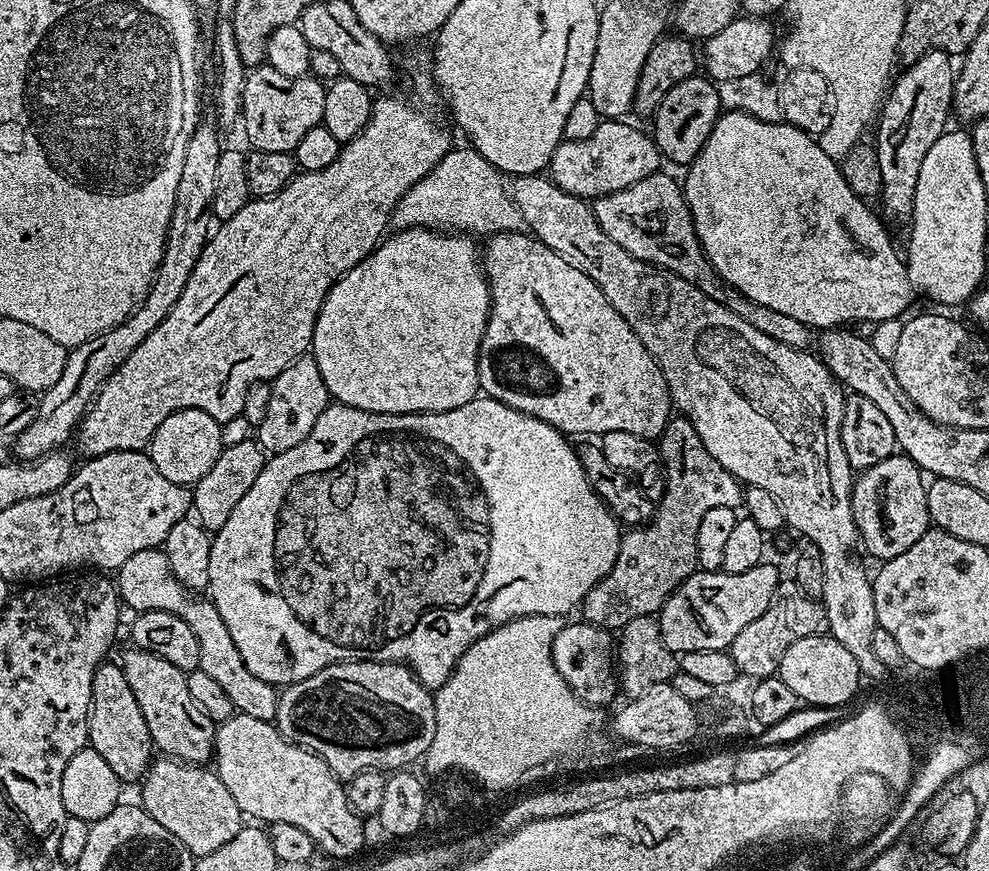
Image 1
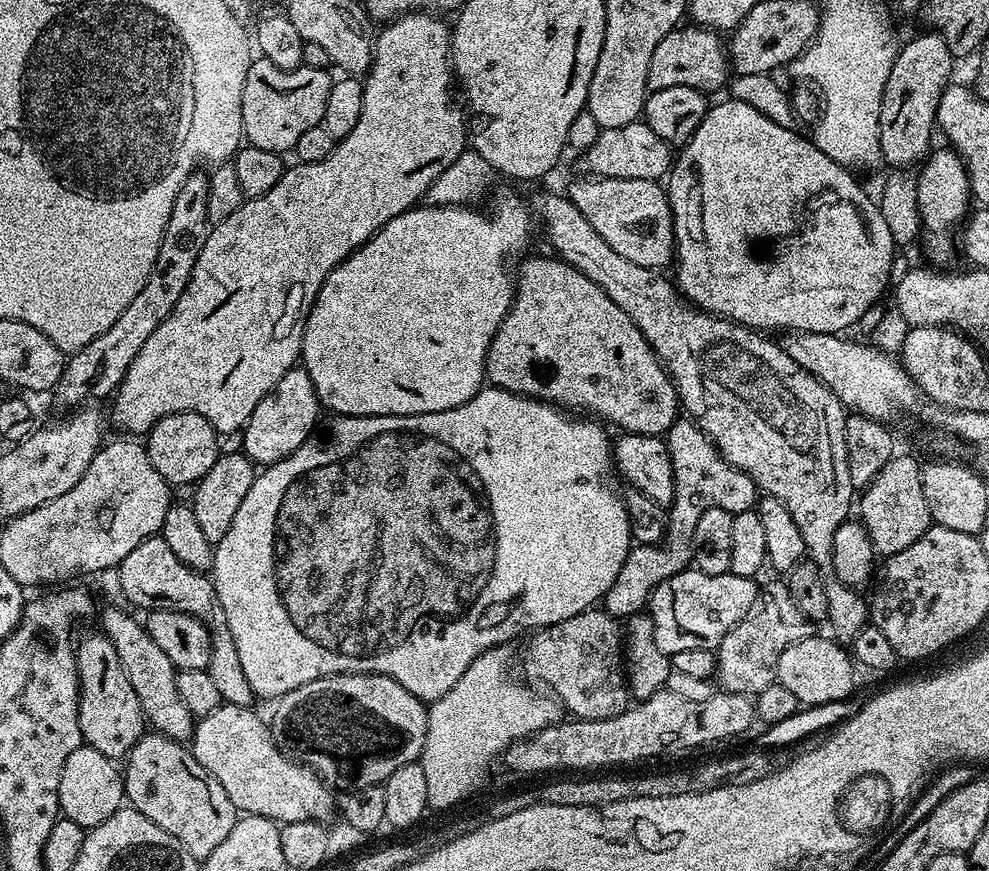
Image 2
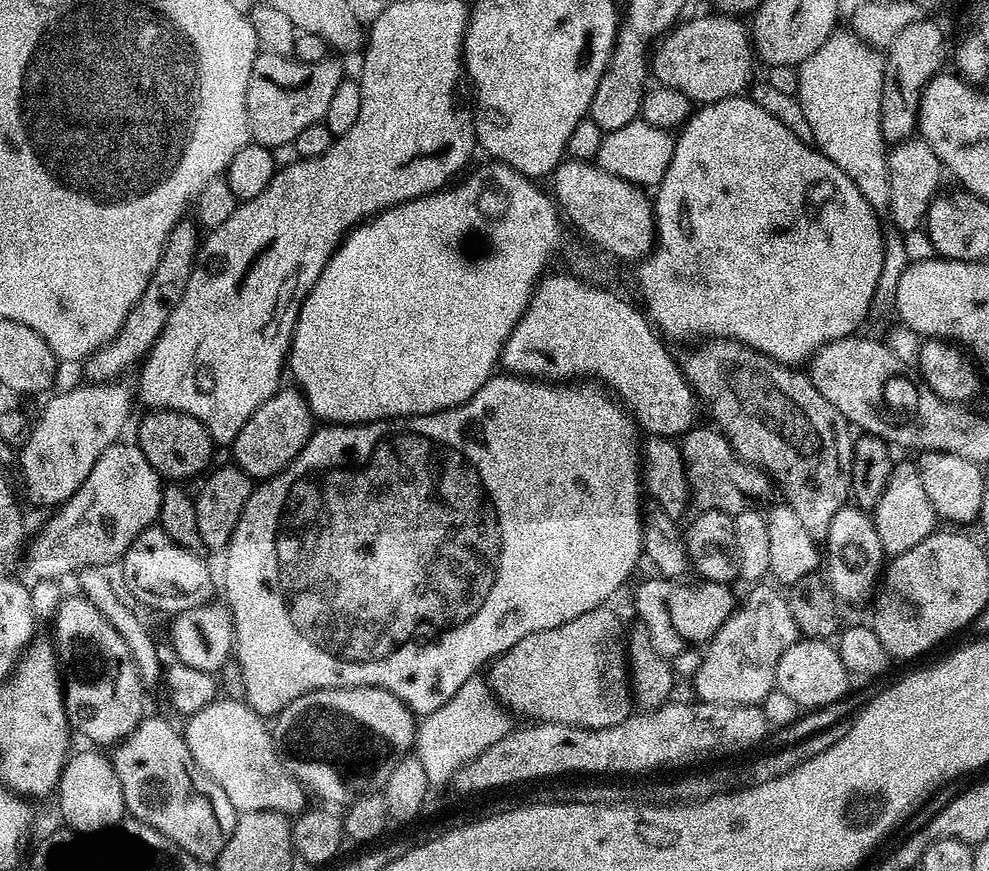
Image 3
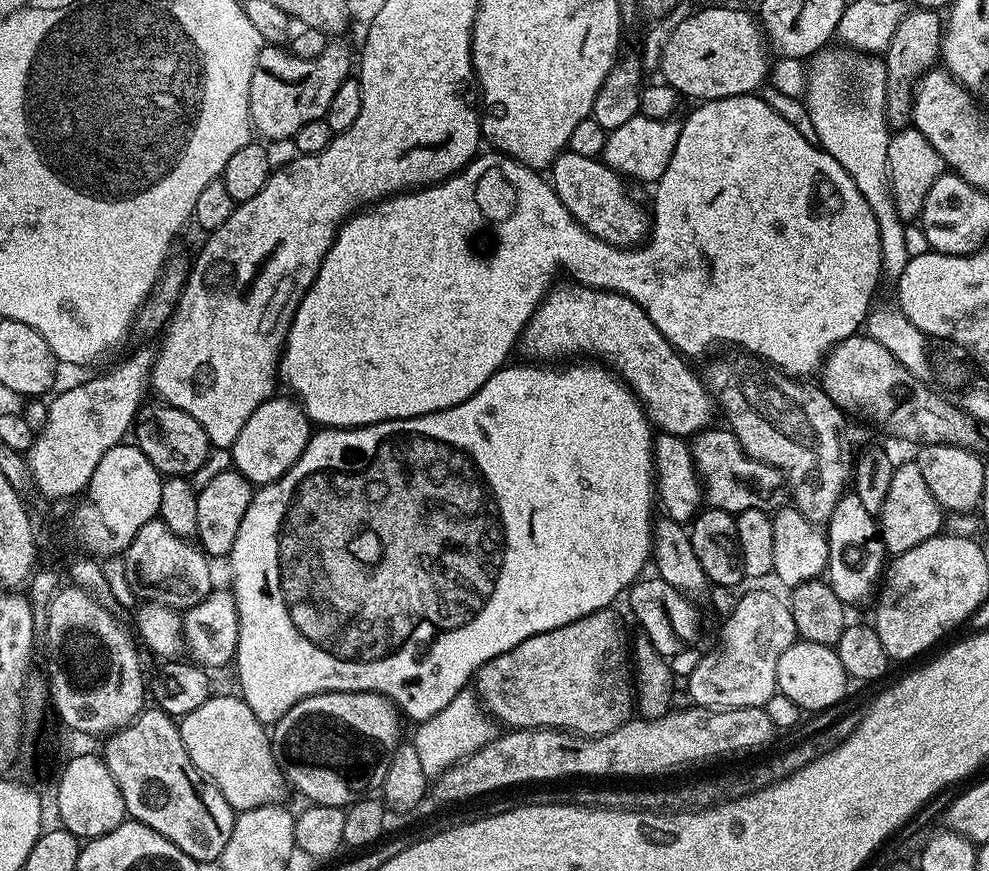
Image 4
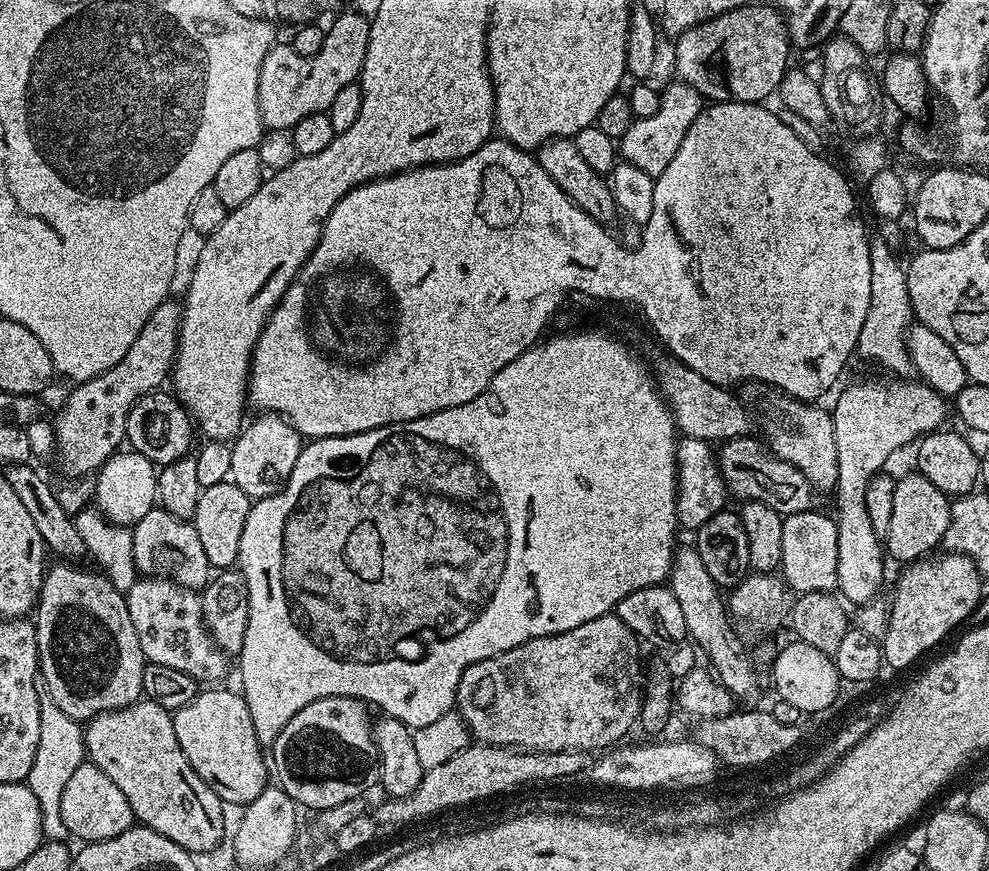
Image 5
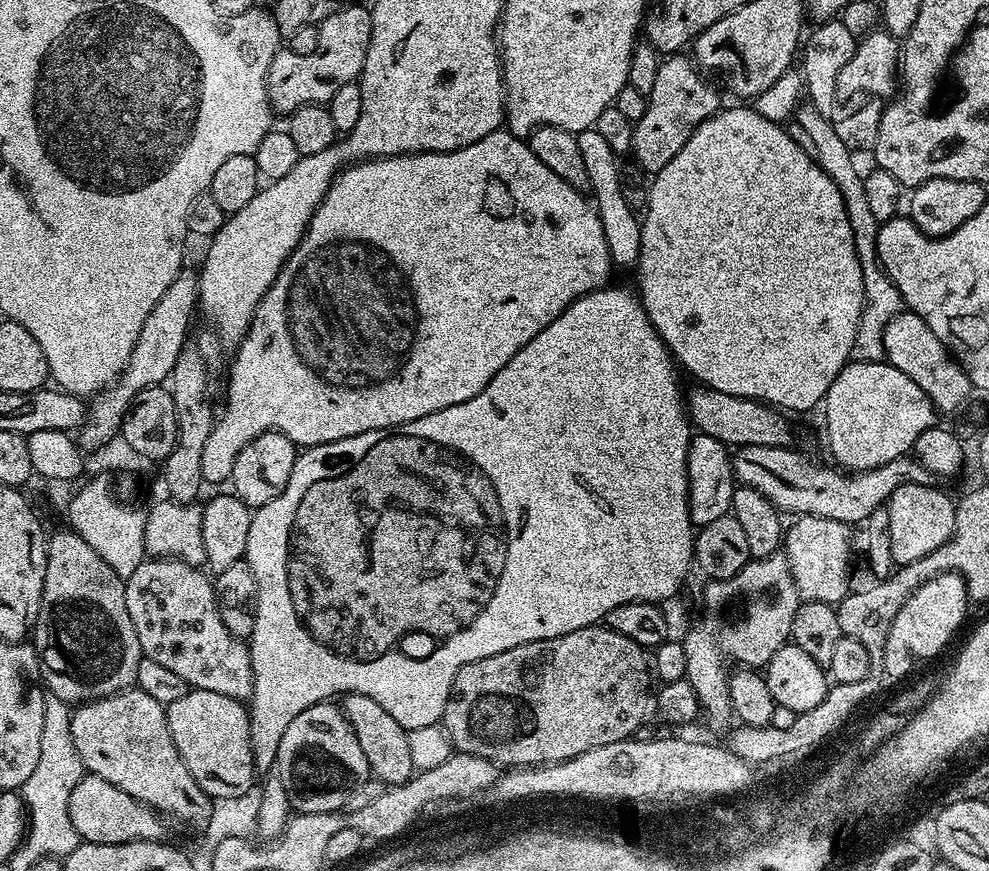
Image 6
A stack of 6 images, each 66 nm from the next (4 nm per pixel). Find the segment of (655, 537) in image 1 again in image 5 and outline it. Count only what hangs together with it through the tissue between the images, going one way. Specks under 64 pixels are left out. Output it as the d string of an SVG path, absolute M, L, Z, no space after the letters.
M751 435L739 436L733 440L725 440L719 445L718 463L724 479L724 487L727 488L729 497L735 498L737 496L740 502L750 500L762 502L766 506L770 506L770 510L774 510L783 517L809 511L813 507L814 489L810 482L806 482L802 470L798 470L790 462L779 460L777 456L773 456L759 439L756 439L757 441L752 439Z

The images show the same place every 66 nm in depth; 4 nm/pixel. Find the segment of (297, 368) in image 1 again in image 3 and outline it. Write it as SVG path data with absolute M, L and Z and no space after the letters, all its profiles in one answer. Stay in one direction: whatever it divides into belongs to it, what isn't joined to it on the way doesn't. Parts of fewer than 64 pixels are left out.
M281 387L270 399L262 402L262 406L254 410L250 422L246 422L242 430L238 430L236 439L230 445L232 456L236 459L233 460L235 467L241 468L253 481L263 482L276 476L300 453L302 446L306 446L306 442L312 437L312 408L303 392L292 388Z

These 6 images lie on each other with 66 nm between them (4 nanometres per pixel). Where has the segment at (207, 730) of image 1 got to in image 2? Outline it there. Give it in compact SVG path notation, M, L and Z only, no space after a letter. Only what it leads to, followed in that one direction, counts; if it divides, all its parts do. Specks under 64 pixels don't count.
M108 606L108 607L110 608L106 609L104 614L100 618L100 622L104 626L104 628L102 628L102 632L103 635L107 636L108 639L112 641L114 650L118 654L118 662L122 662L122 670L126 670L126 678L130 678L130 686L134 686L134 694L138 694L138 702L140 703L140 705L142 706L142 710L144 711L145 721L147 721L147 723L151 725L151 727L153 724L153 726L156 727L153 729L155 729L155 731L159 733L159 735L161 736L168 736L172 740L177 740L179 742L191 741L192 735L194 733L194 717L192 715L192 711L190 711L190 709L186 706L186 702L182 702L182 694L178 694L178 682L176 681L176 674L178 671L177 665L172 664L170 662L170 658L168 657L168 655L162 650L162 646L156 645L154 642L154 638L150 638L147 627L145 627L145 625L141 623L141 621L139 624L139 622L136 621L135 618L132 617L130 613L123 612L122 609L116 608L120 606Z

